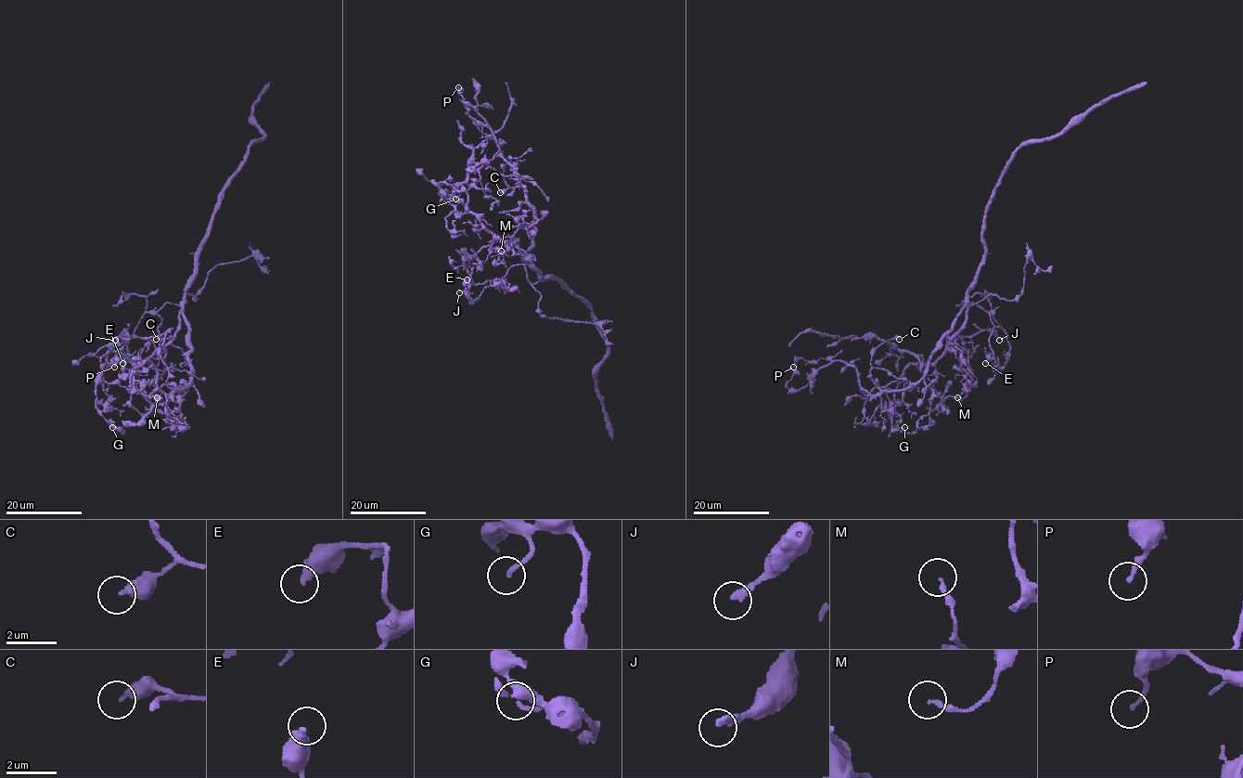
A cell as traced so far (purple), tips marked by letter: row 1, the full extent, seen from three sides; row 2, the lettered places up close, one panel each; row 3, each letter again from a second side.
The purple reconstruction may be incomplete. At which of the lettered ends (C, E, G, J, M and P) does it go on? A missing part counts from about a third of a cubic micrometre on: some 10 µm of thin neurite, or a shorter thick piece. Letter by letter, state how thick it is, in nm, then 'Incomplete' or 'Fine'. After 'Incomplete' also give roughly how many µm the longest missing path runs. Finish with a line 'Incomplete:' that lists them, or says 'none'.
C: Thickness 360 nm. Fine
E: Thickness 440 nm. Fine
G: Thickness 150 nm. Fine
J: Thickness 280 nm. Fine
M: Thickness 190 nm. Fine
P: Thickness 160 nm. Fine
Incomplete: none

